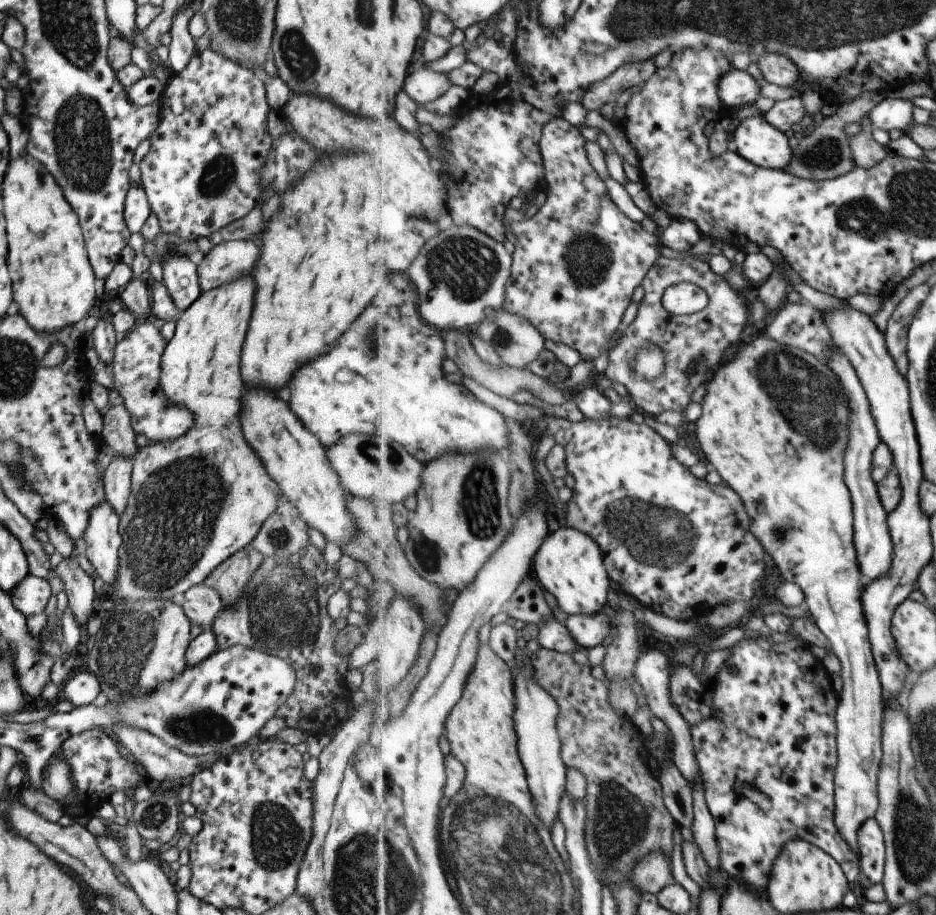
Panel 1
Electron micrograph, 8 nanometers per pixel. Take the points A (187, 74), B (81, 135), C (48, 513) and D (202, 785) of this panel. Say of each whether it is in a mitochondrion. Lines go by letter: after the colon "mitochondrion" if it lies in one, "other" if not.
A: other
B: mitochondrion
C: other
D: other

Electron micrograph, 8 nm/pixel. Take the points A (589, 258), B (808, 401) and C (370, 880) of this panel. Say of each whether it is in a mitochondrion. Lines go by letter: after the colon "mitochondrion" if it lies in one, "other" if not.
A: mitochondrion
B: mitochondrion
C: mitochondrion

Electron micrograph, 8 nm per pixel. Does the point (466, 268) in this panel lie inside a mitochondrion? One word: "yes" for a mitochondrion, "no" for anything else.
yes

